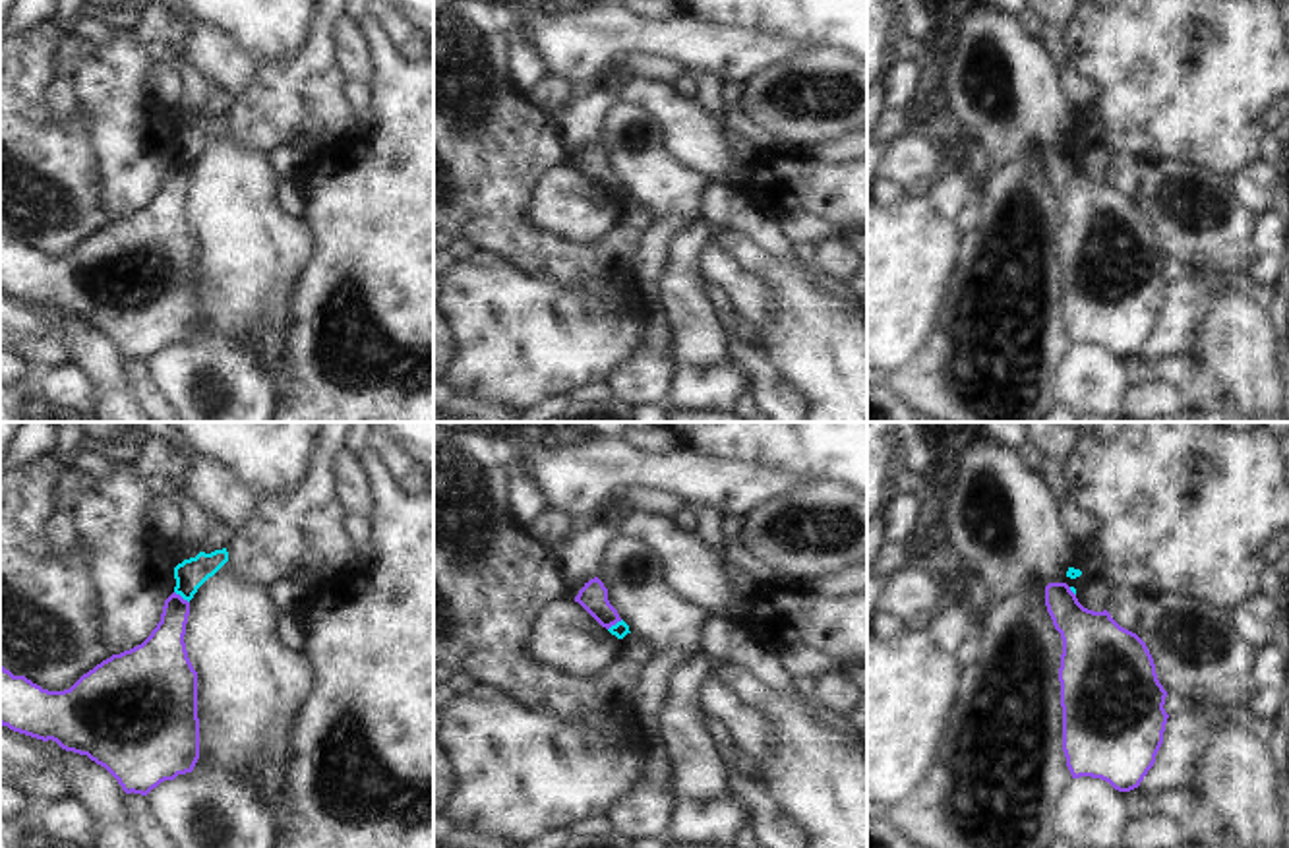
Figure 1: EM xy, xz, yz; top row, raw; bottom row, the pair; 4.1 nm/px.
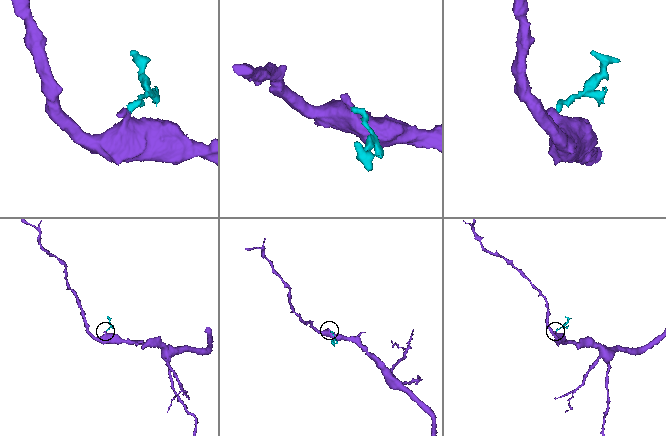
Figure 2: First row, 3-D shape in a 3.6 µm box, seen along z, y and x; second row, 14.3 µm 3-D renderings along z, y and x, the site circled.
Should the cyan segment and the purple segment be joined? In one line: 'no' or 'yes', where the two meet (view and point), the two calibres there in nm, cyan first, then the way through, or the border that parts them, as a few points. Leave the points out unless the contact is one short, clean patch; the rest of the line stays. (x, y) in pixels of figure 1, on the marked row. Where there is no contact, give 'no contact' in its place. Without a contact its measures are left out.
no | xy (182, 597) | 120/190 nm | along xy (175, 591), (188, 603)

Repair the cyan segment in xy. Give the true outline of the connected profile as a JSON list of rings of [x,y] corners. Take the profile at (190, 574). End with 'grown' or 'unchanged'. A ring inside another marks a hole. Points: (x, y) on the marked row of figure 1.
[[[226,548],[211,554],[199,552],[195,558],[184,560],[174,567],[174,592],[184,600],[192,600],[197,589],[213,577],[228,561]]]; unchanged

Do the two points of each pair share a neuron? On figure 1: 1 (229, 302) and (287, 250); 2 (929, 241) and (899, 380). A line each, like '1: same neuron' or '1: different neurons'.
1: same neuron
2: different neurons

